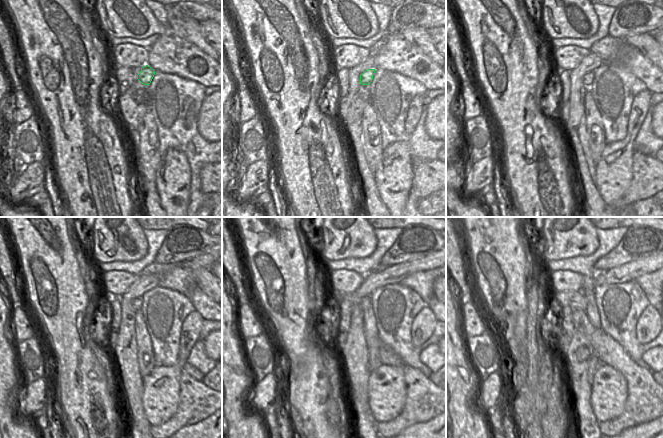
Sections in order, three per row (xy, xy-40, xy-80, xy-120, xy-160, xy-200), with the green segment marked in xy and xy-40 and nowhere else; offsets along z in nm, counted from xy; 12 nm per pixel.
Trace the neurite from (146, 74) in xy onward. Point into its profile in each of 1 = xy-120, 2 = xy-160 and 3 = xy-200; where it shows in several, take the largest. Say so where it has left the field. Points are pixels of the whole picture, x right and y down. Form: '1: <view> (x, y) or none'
1: xy-120 (136, 303)
2: xy-160 (351, 297)
3: xy-200 (575, 300)

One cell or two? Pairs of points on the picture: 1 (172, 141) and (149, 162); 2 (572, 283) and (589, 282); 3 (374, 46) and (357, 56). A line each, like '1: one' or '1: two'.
1: two
2: two
3: two

